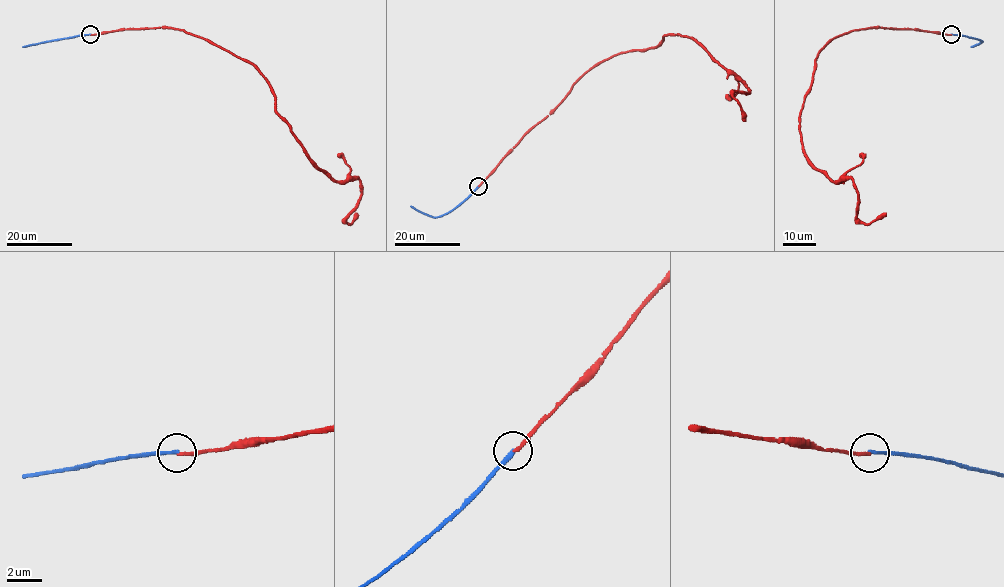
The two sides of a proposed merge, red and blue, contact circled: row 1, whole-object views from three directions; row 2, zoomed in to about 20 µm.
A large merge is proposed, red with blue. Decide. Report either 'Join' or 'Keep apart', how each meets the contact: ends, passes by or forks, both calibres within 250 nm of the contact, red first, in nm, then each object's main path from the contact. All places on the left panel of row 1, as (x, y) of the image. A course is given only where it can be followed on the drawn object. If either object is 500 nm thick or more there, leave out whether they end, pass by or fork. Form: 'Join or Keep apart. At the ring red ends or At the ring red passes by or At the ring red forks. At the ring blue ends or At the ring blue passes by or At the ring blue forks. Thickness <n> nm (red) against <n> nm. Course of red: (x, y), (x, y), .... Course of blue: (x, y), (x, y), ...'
Keep apart. At the ring red ends. At the ring blue ends. Thickness 170 nm (red) against 200 nm. Course of red: (90, 34), (167, 27), (246, 59), (306, 155), (334, 180), (359, 180), (345, 221), (357, 213). Course of blue: (90, 34), (23, 47)

